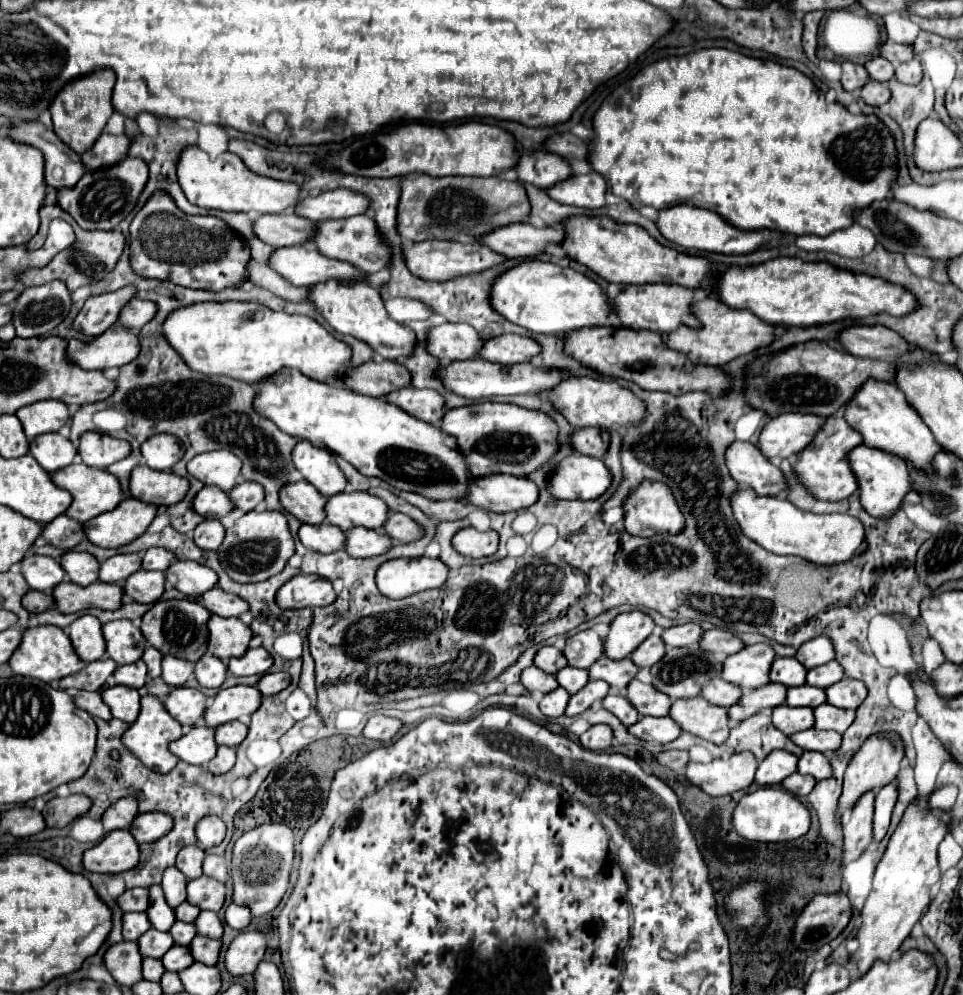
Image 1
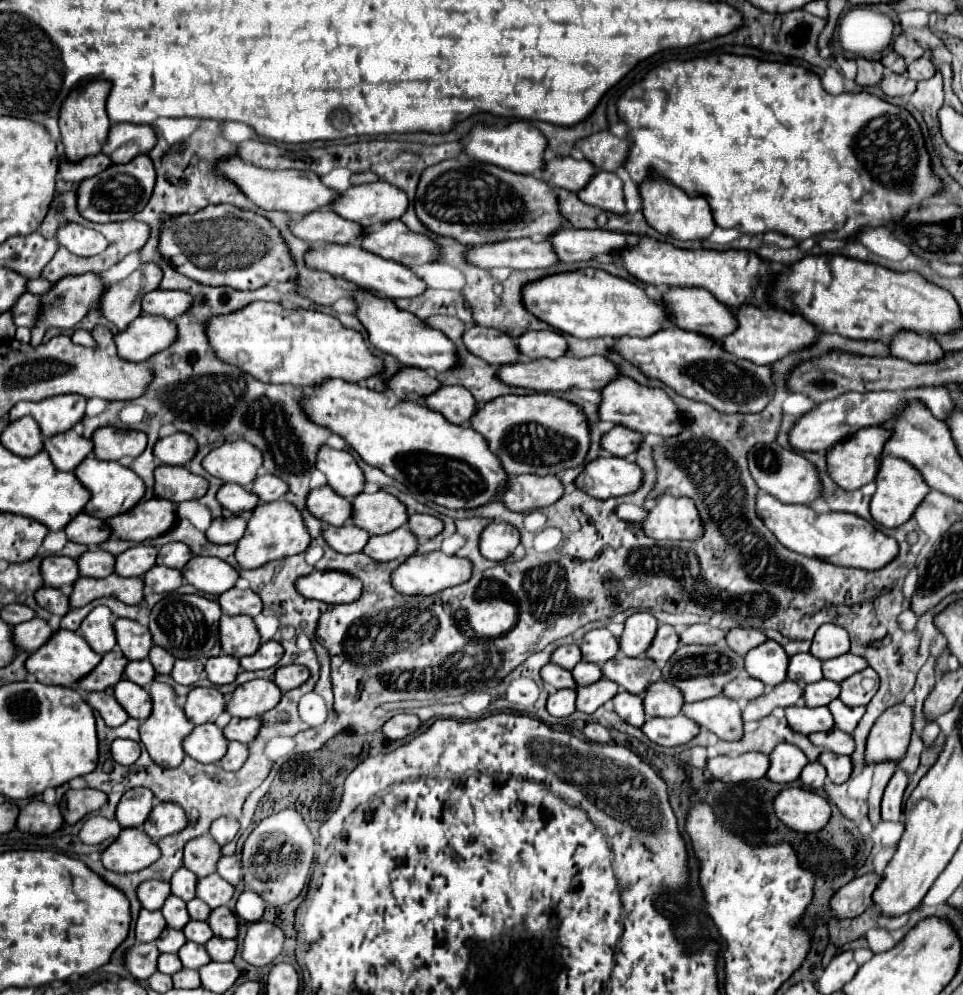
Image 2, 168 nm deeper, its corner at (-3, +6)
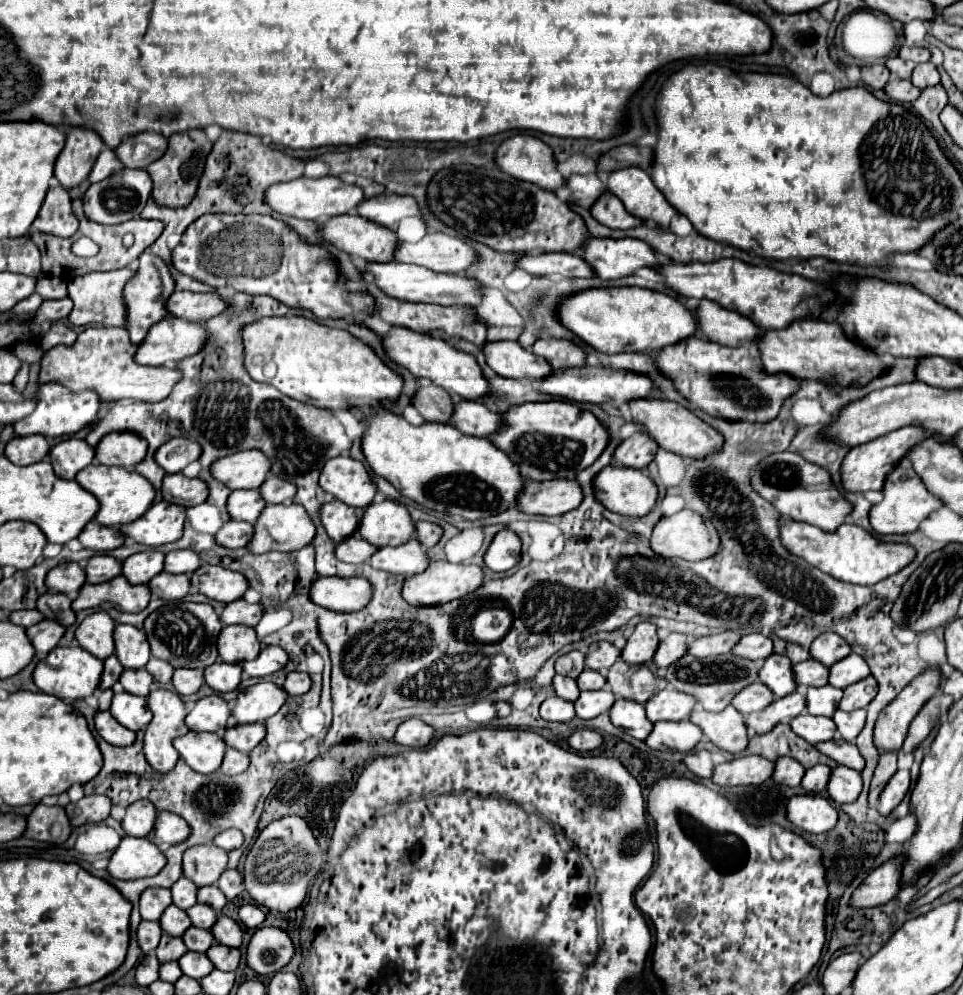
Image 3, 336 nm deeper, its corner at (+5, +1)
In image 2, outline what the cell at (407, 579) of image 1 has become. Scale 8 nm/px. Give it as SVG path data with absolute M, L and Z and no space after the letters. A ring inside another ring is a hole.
M433 551L429 555L413 555L393 571L393 587L403 595L433 595L449 587L457 587L471 579L473 563L457 555L445 555L443 551Z

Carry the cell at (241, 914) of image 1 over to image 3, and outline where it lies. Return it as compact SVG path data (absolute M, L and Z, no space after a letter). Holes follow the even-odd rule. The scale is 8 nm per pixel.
M241 904L239 906L239 920L247 928L259 928L263 924L263 920L265 920L265 914L255 904Z

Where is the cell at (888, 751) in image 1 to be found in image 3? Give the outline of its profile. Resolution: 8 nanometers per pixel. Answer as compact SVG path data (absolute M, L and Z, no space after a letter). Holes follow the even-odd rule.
M939 670L921 672L891 704L881 710L873 730L873 742L877 750L897 752L901 748L913 716L935 694L939 680Z

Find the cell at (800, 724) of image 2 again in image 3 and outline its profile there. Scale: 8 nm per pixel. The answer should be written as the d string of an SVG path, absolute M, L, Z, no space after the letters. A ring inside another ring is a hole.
M799 714L797 718L793 718L789 722L789 726L797 736L805 738L809 744L833 740L833 736L835 736L835 722L827 716Z

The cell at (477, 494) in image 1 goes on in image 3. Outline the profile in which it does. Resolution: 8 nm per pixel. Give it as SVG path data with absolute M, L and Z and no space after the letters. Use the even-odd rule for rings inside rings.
M575 480L525 482L517 496L517 510L525 514L559 516L577 508L583 500L581 486Z

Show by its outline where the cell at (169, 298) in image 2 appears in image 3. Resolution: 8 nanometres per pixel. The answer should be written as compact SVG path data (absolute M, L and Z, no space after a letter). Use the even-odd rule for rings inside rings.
M173 292L165 300L165 310L181 320L189 322L205 322L211 316L223 312L225 304L217 292L211 294L195 294L195 292Z

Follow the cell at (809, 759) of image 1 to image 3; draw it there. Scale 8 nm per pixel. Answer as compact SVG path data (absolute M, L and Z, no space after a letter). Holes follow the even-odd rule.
M837 766L831 770L827 794L835 804L853 802L861 792L861 776L857 770L851 770L847 766Z

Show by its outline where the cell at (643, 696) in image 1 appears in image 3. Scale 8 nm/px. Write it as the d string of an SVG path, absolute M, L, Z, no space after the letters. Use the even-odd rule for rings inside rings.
M665 688L661 692L657 692L651 700L645 702L645 712L647 718L651 722L659 722L659 720L687 720L691 710L695 706L695 698L687 696L683 692Z

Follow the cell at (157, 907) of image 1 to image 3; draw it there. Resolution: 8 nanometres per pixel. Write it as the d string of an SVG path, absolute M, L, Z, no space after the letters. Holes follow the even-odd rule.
M171 904L171 906L163 912L159 924L161 924L163 932L167 932L167 934L171 934L171 936L181 936L181 934L191 926L191 920L185 916L185 910L181 910L181 908L177 908L177 906Z

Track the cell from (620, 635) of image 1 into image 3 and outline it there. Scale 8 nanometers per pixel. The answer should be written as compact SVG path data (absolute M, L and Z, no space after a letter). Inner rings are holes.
M641 622L635 626L631 636L627 638L625 648L621 650L621 658L627 664L641 666L649 662L657 650L659 638L657 638L657 626L651 622Z

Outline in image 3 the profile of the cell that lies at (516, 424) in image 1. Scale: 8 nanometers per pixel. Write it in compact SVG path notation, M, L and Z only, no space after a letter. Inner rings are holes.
M565 400L523 402L501 414L501 426L487 436L491 444L503 450L513 464L519 466L523 480L555 480L575 478L591 466L609 442L607 430L589 412Z

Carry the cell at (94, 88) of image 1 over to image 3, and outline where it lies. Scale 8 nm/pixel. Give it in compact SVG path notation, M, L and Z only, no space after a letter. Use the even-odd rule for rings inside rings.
M73 126L67 132L65 148L57 156L55 178L65 188L79 186L79 182L85 180L87 174L91 172L93 162L101 152L101 146L103 140L97 136L97 132L93 132L91 128Z

